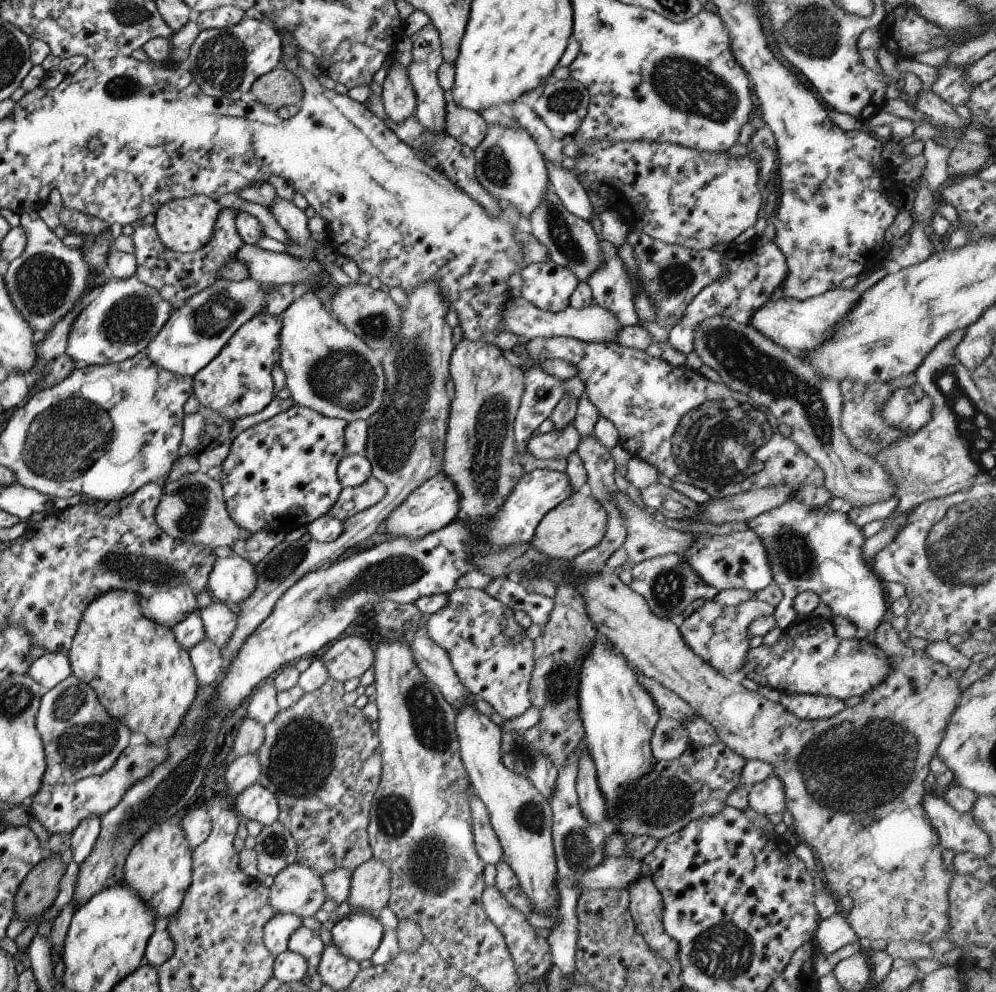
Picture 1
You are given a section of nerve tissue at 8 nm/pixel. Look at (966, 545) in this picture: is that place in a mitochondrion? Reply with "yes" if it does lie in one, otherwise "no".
yes

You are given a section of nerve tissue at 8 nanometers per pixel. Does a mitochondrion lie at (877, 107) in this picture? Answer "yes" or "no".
no

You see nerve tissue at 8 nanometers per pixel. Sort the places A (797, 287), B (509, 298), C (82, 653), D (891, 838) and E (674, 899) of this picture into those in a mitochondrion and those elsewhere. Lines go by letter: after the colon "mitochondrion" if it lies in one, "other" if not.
A: other
B: other
C: other
D: other
E: other

